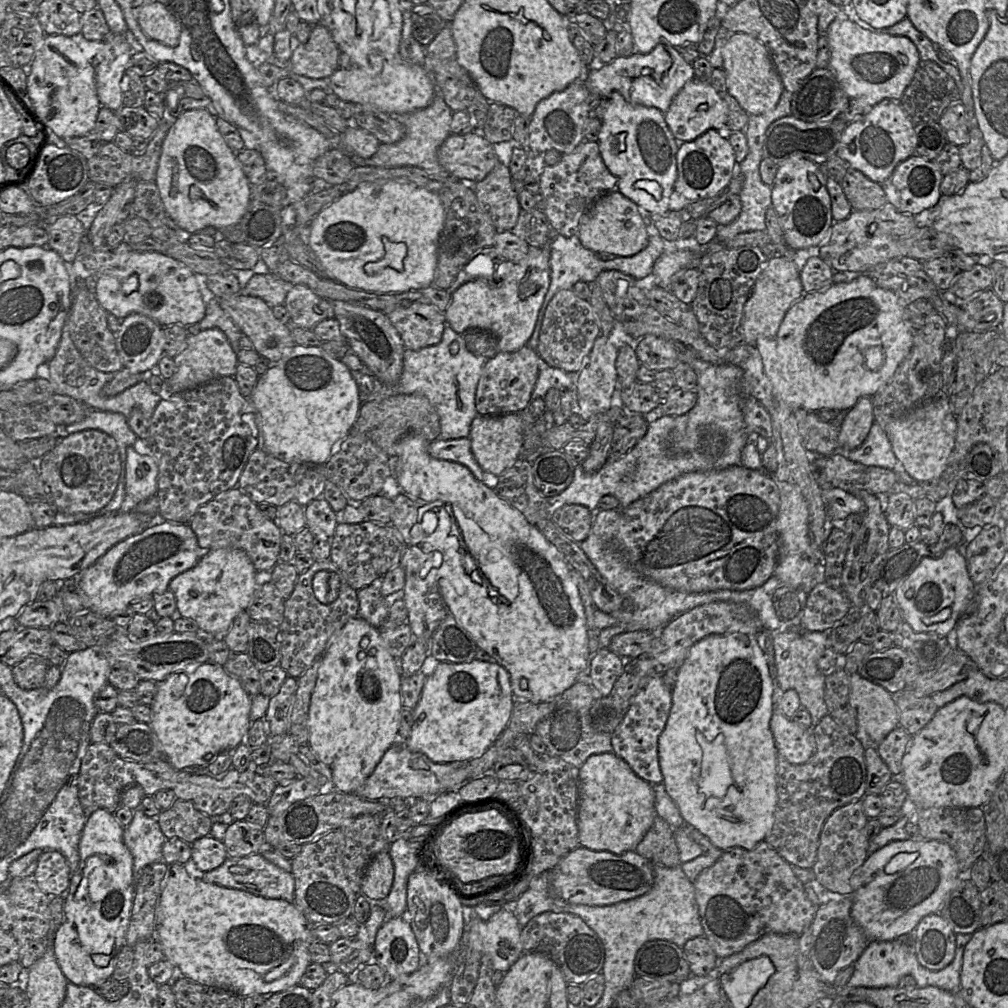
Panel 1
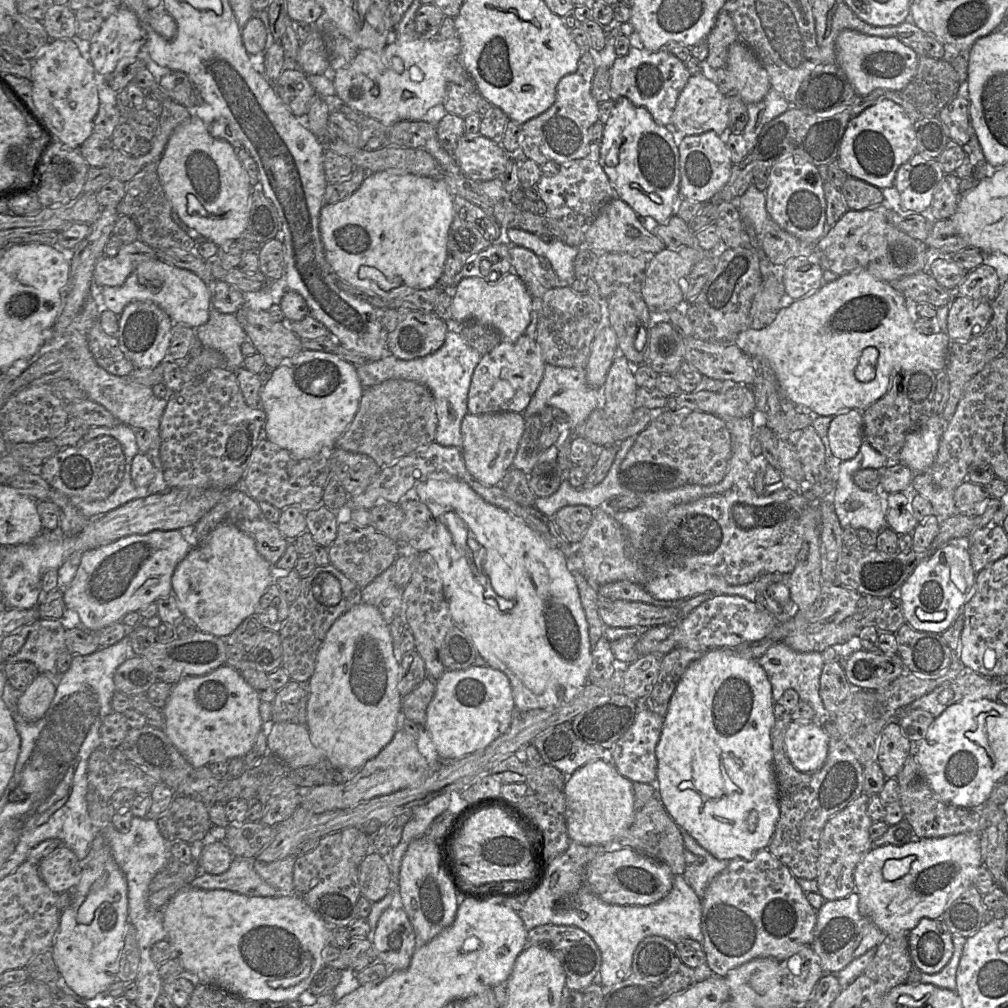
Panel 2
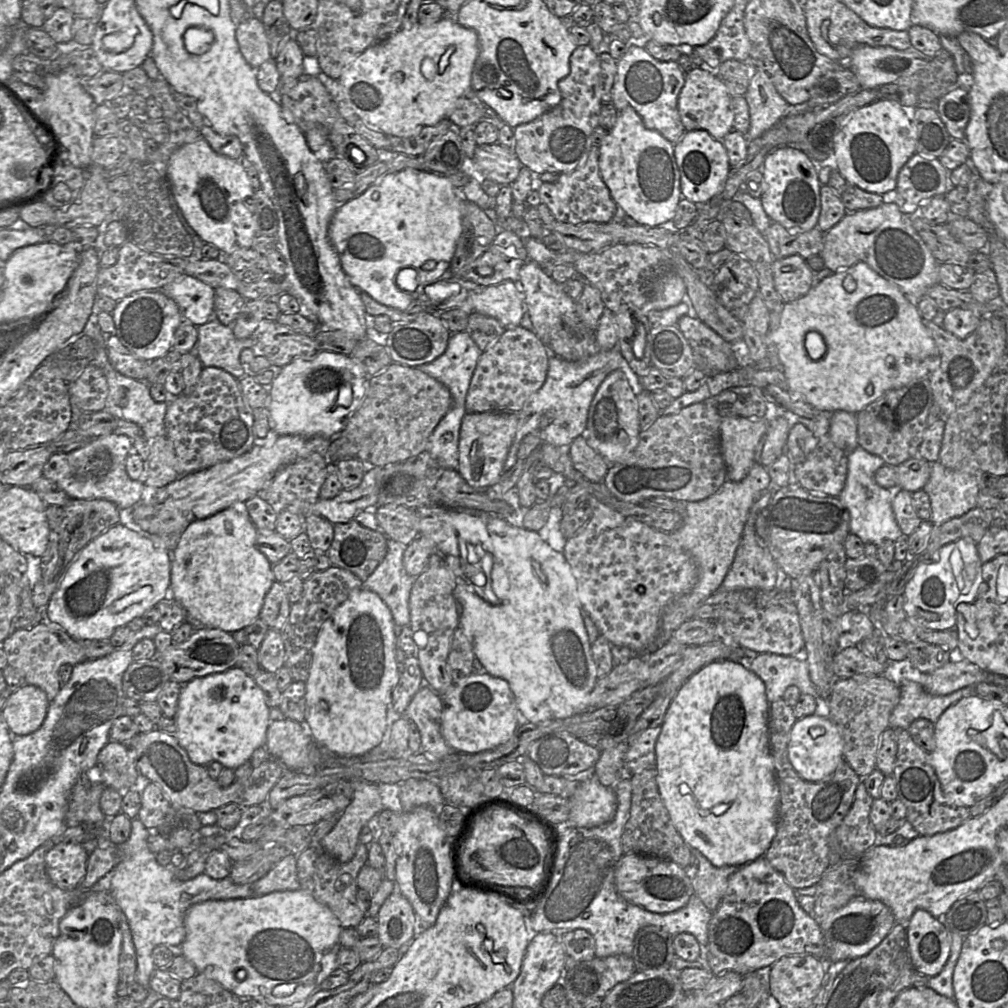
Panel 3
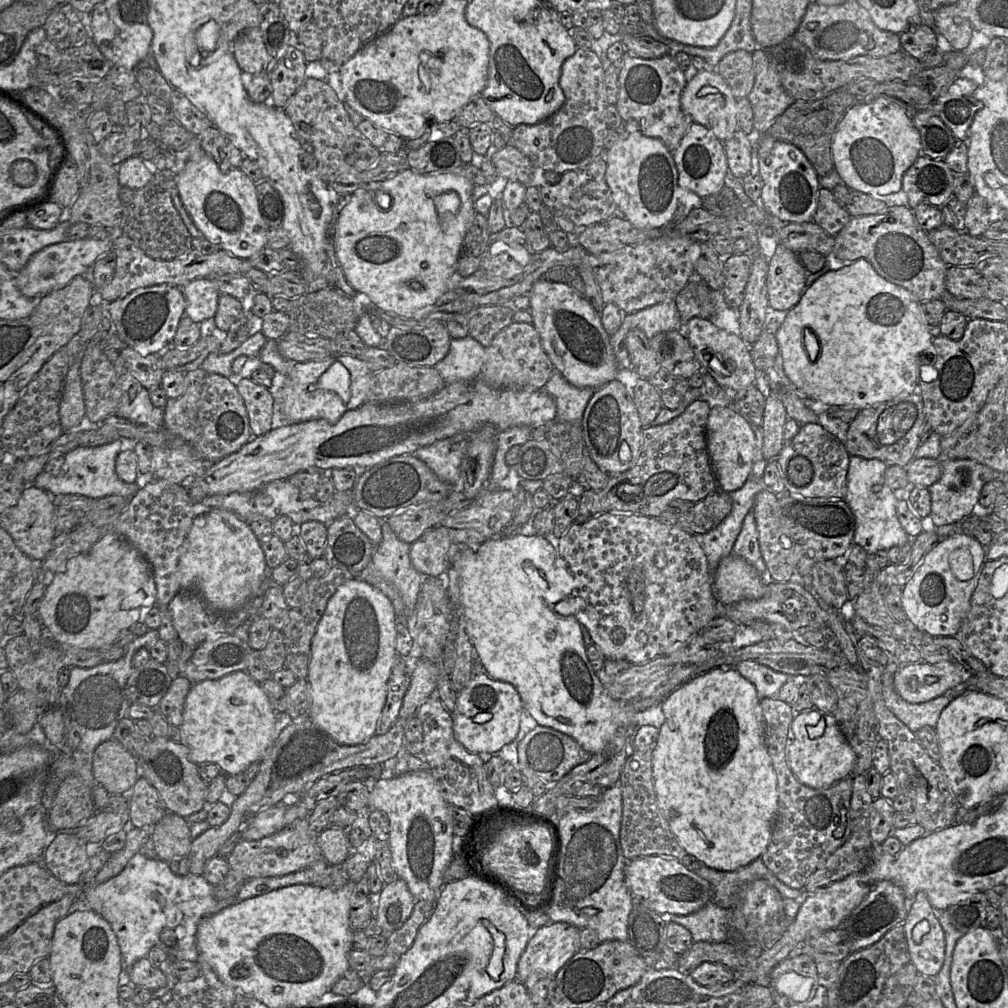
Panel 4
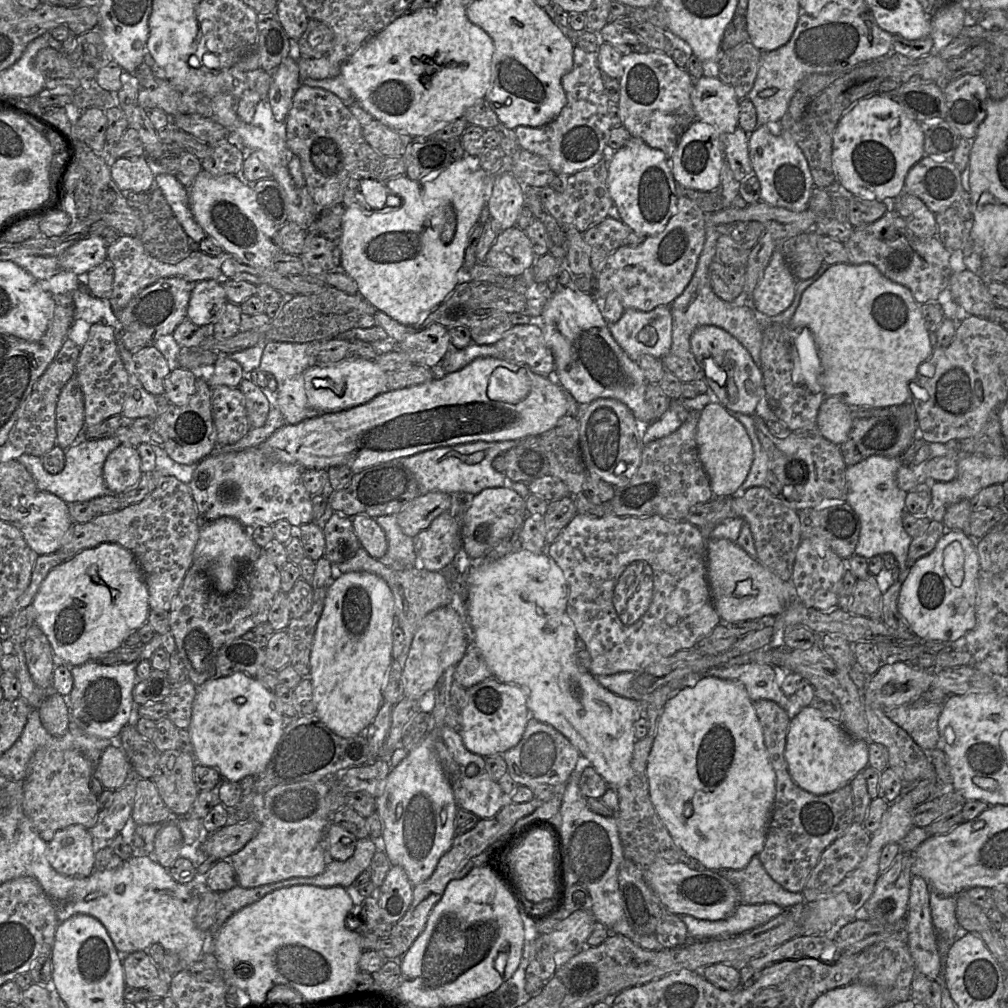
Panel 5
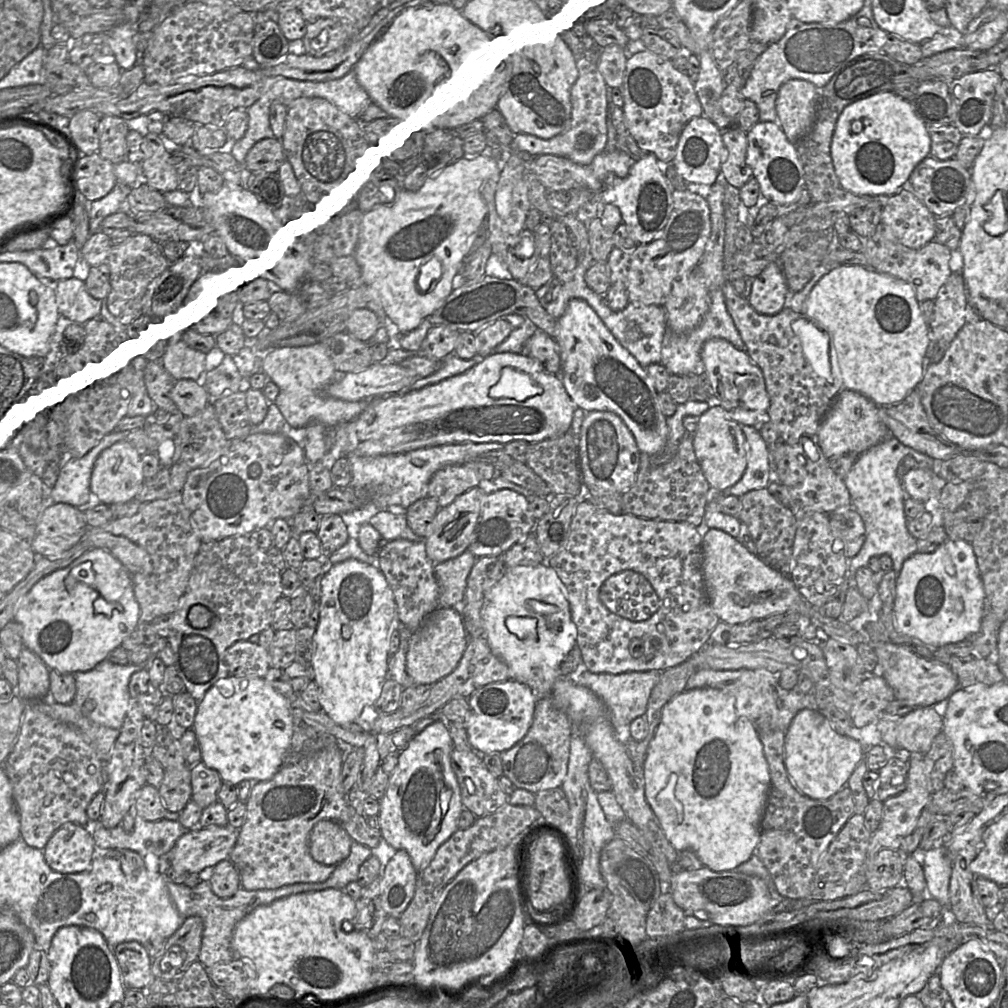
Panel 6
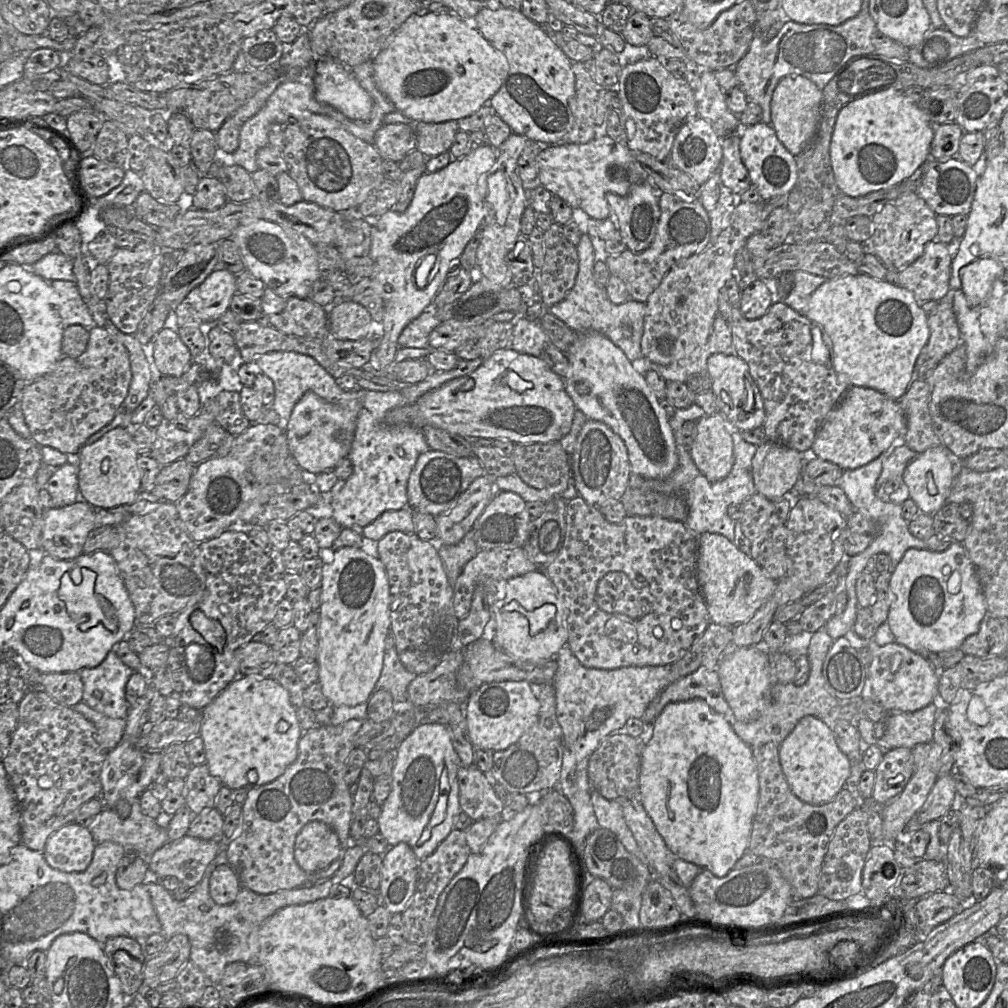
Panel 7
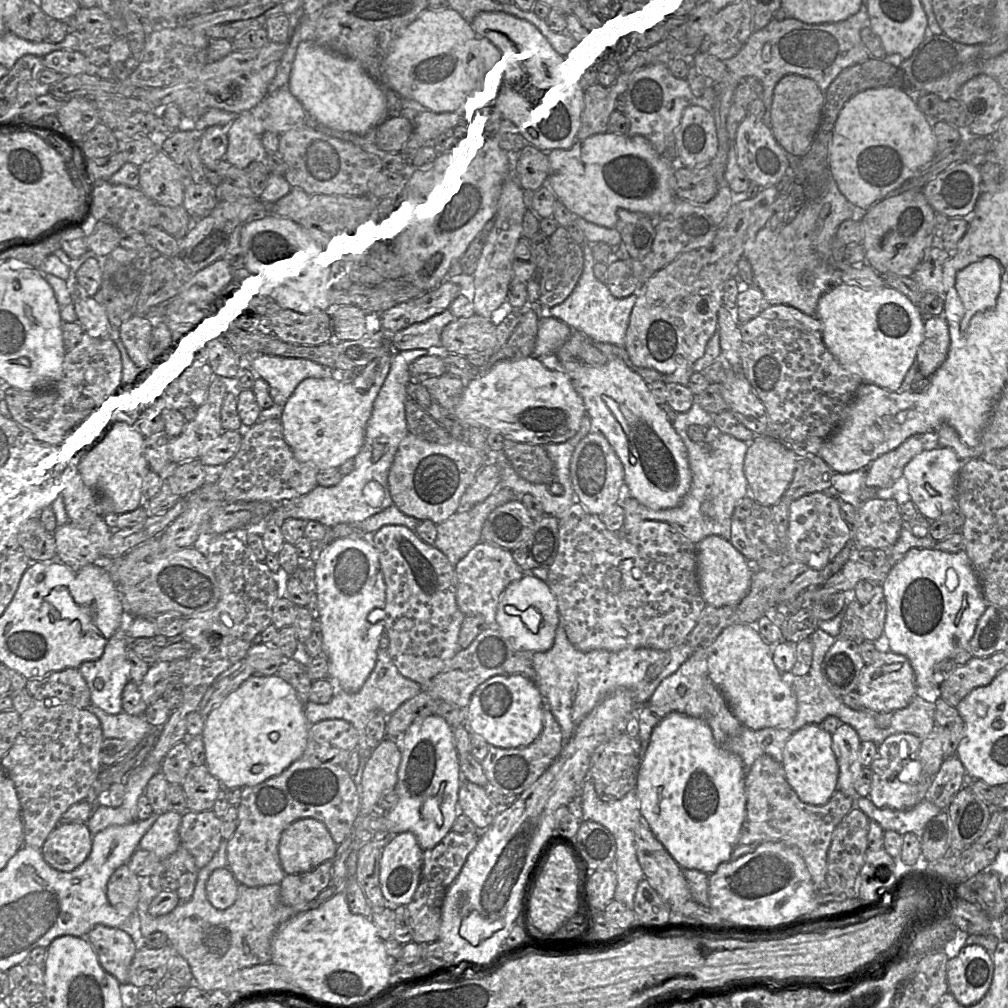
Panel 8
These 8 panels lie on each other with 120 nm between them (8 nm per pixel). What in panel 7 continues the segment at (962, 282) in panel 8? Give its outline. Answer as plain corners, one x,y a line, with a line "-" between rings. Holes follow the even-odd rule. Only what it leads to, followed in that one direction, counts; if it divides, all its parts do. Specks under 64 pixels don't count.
990,258
978,259
960,269
961,289
969,307
976,307
986,300
993,283
1003,273
999,262

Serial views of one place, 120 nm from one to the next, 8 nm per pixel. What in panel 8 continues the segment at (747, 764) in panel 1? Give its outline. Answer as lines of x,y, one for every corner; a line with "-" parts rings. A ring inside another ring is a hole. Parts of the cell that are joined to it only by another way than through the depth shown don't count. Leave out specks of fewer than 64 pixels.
671,712
653,729
650,742
637,773
636,793
640,801
640,814
657,840
665,847
682,869
694,869
710,875
724,862
730,861
731,853
737,846
737,839
746,815
746,771
739,755
721,748
715,741
711,727
706,720
679,712

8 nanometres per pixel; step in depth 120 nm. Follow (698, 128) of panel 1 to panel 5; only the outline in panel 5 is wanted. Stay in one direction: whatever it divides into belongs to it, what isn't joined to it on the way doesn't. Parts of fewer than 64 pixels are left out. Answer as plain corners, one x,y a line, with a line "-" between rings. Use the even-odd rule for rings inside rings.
703,75
699,79
696,79
694,81
693,90
692,90
692,93
691,93
691,101
692,101
694,111
695,111
696,119
700,120
702,122
708,123
711,126
713,126
717,130
717,132
719,133
720,137
721,137
721,144
722,144
722,136
727,135
729,133
732,133
738,127
738,118
739,118
739,114
740,114
740,100
737,97
733,87
723,83
718,77
711,77
711,76
704,76

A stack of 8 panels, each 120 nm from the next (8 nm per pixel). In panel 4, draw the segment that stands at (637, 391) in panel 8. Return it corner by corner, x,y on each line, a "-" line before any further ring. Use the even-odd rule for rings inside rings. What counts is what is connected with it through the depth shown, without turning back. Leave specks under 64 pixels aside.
545,278
539,279
528,294
530,298
530,313
533,325
537,329
543,349
554,366
570,384
578,388
591,387
598,389
606,383
618,379
620,369
610,344
611,336
604,329
600,311
583,295
576,292
564,282
551,282

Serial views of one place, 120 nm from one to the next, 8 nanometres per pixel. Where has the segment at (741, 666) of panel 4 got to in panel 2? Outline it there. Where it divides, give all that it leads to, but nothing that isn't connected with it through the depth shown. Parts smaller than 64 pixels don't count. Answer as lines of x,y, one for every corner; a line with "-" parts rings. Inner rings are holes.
784,642
769,647
758,659
771,684
773,703
780,700
785,690
792,688
797,691
801,700
809,703
814,710
816,720
831,719
820,697
820,676
824,666
822,652
798,652

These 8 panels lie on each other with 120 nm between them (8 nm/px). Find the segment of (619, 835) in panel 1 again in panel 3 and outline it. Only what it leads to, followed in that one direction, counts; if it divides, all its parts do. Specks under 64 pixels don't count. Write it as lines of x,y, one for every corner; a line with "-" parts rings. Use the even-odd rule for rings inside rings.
596,777
580,781
575,793
569,798
570,813
565,827
595,827
611,821
616,813
617,798
611,787
603,785

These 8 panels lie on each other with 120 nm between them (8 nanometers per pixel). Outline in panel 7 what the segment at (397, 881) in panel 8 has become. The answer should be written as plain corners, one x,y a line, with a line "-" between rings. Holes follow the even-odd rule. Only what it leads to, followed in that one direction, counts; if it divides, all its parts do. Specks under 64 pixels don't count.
405,842
392,846
382,857
379,894
391,914
402,913
418,880
419,860

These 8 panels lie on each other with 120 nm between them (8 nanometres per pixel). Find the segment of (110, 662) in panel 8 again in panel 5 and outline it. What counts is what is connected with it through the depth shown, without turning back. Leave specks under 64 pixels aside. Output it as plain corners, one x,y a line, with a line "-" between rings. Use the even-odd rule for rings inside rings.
155,633
153,638
142,645
138,659
131,663
119,662
114,665
88,661
71,667
73,688
67,698
69,722
83,734
116,740
121,729
132,723
135,716
135,704
132,690
136,683
136,667
142,660
150,660
153,653
162,647
161,635

